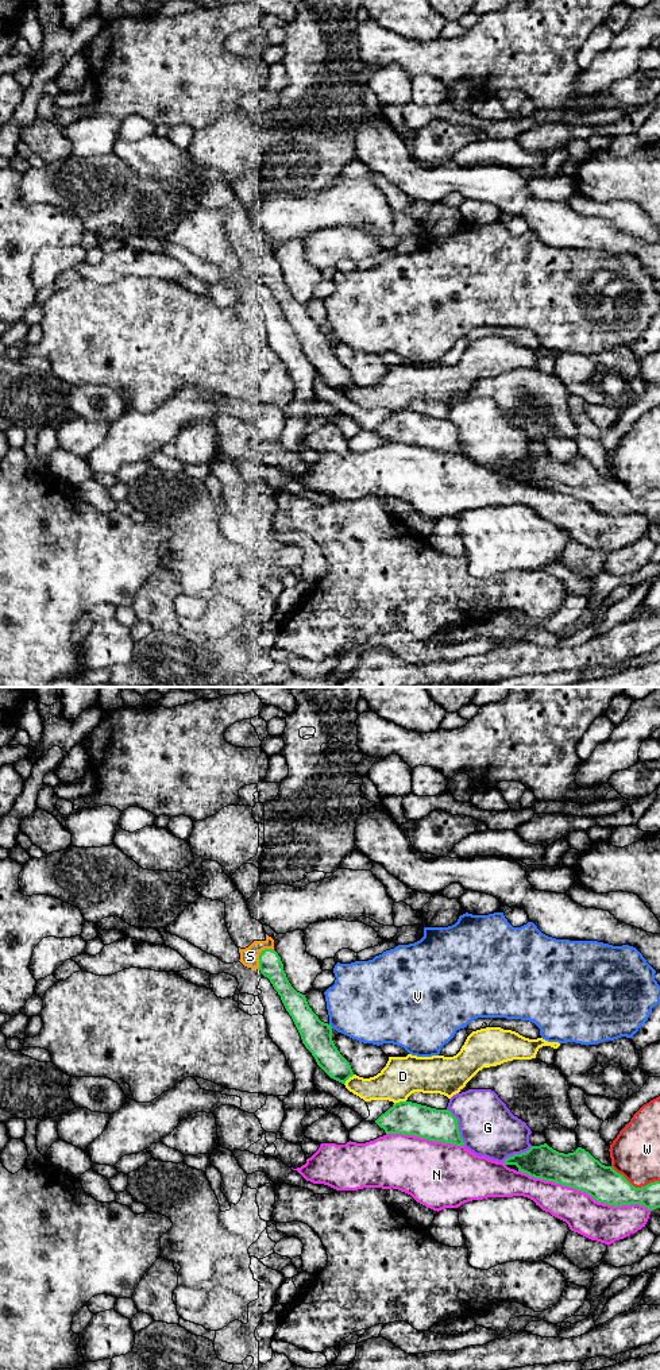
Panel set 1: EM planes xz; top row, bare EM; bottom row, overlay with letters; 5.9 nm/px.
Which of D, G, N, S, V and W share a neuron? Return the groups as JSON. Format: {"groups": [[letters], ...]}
{"groups": [["D"], ["G"], ["N"], ["S"], ["V"], ["W"]]}

